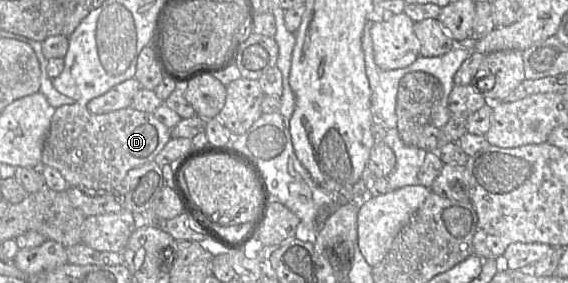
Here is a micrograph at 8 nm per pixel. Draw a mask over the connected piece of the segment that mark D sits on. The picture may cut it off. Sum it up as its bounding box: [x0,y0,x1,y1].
[41,103,170,207]

